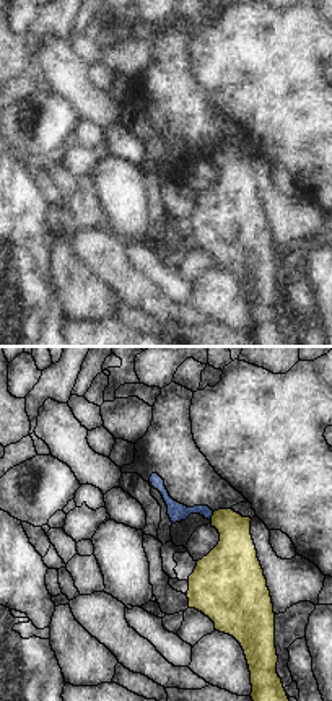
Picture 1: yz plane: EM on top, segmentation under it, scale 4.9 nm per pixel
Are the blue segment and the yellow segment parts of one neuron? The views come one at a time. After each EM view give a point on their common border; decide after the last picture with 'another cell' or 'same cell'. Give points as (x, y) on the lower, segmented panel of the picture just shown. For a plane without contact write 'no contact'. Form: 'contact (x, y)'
contact (212, 514)

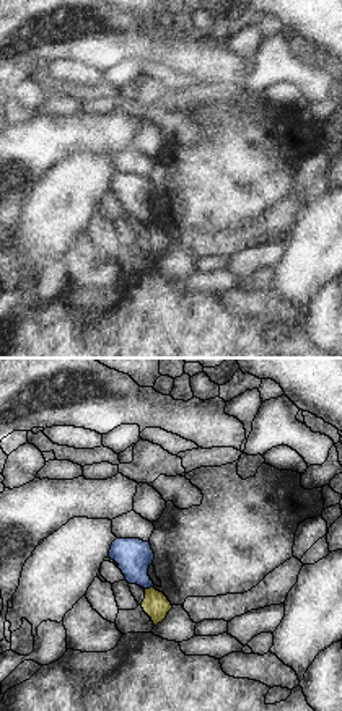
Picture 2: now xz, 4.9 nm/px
contact (149, 588)

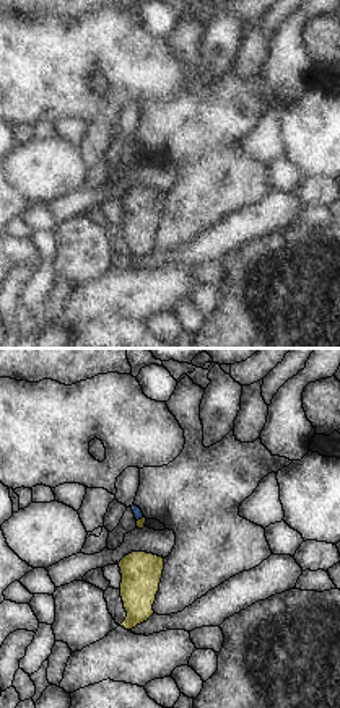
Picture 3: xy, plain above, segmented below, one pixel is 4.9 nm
contact (140, 518)

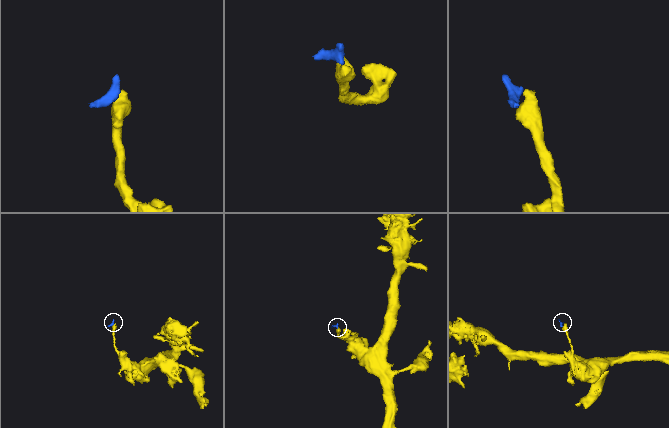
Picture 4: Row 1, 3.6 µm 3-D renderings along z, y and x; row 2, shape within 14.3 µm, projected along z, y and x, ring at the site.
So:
another cell

